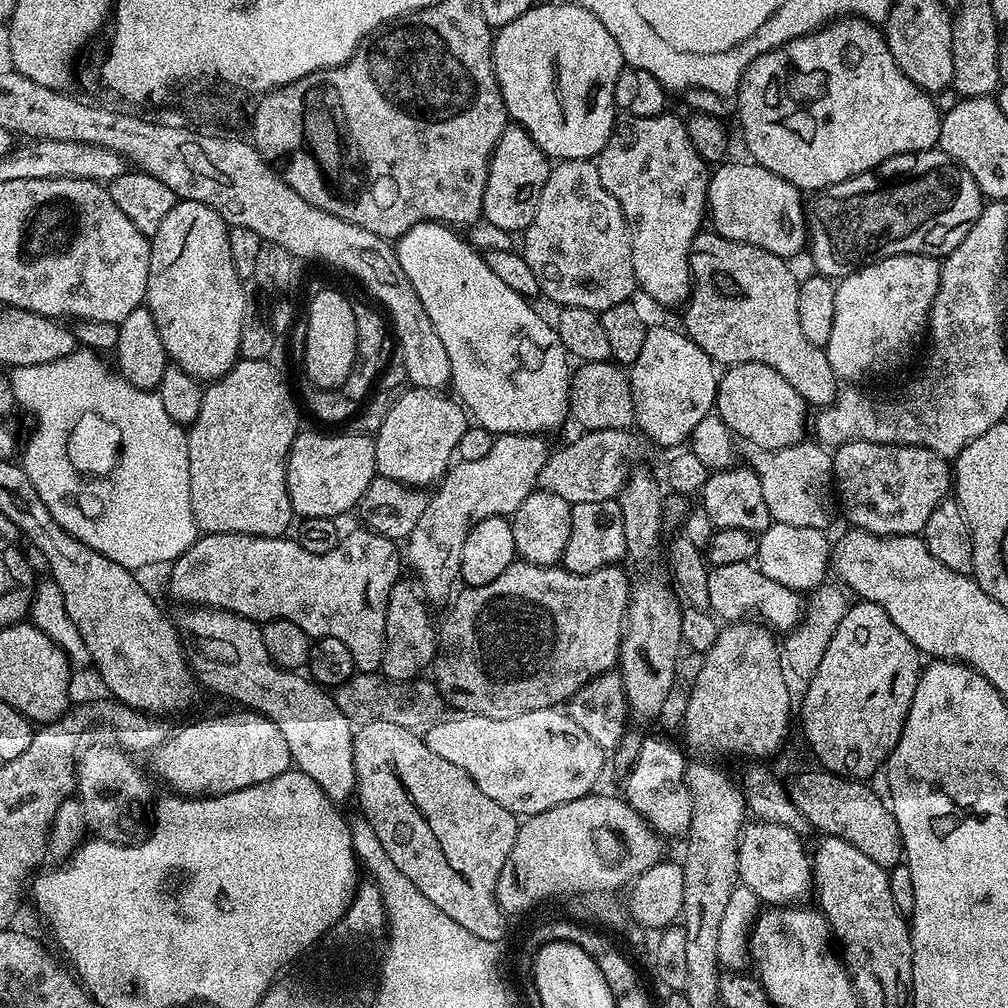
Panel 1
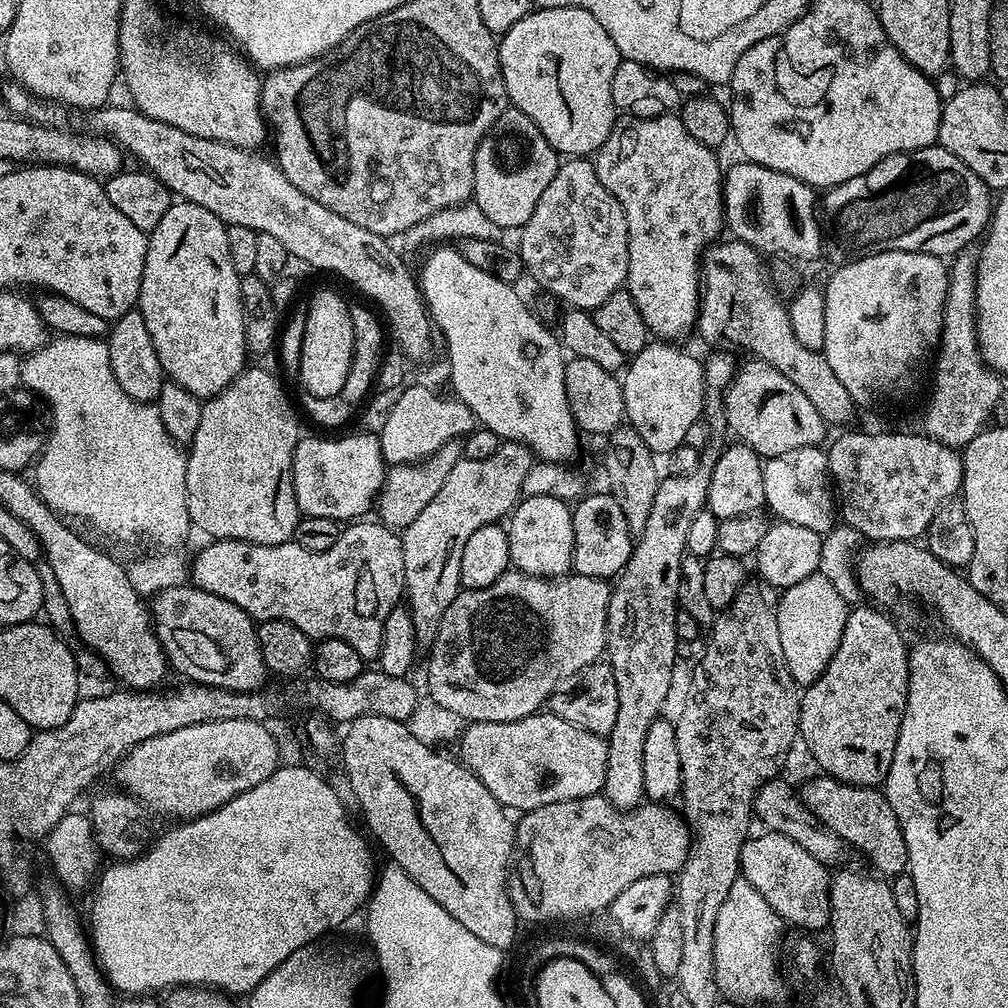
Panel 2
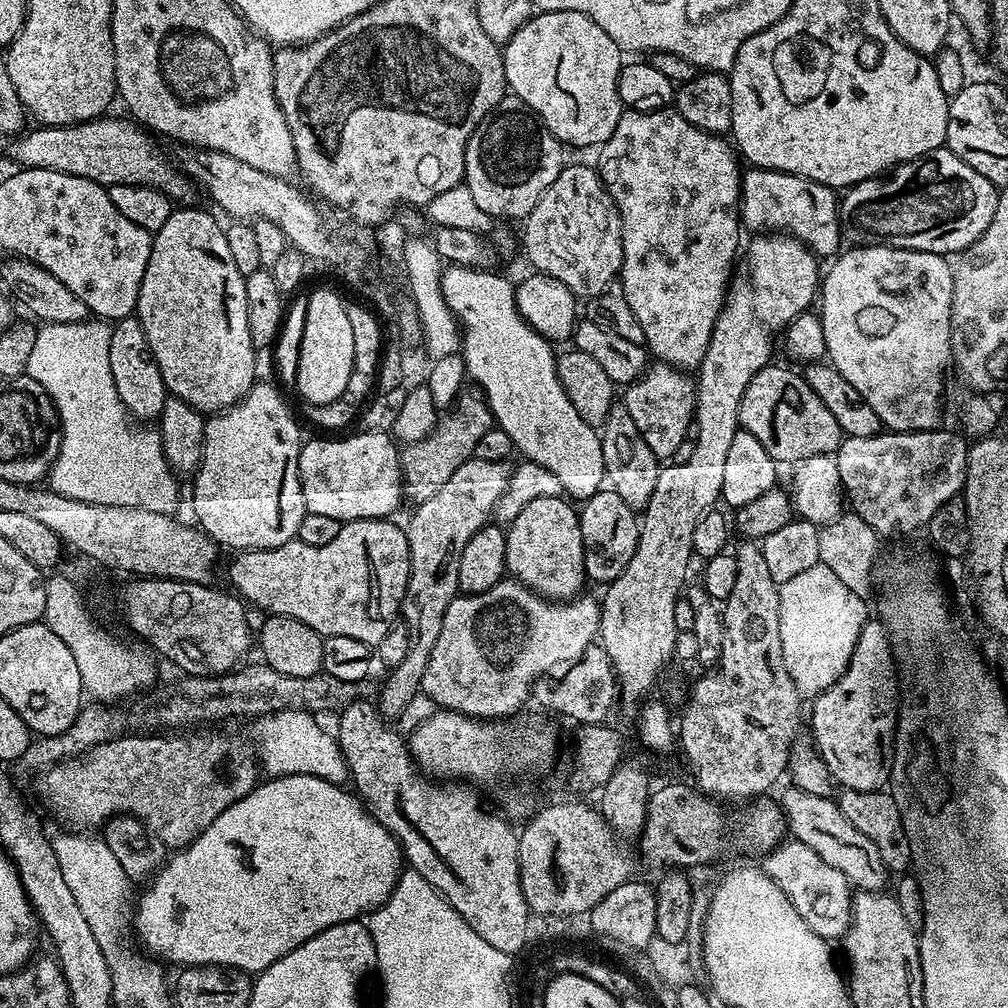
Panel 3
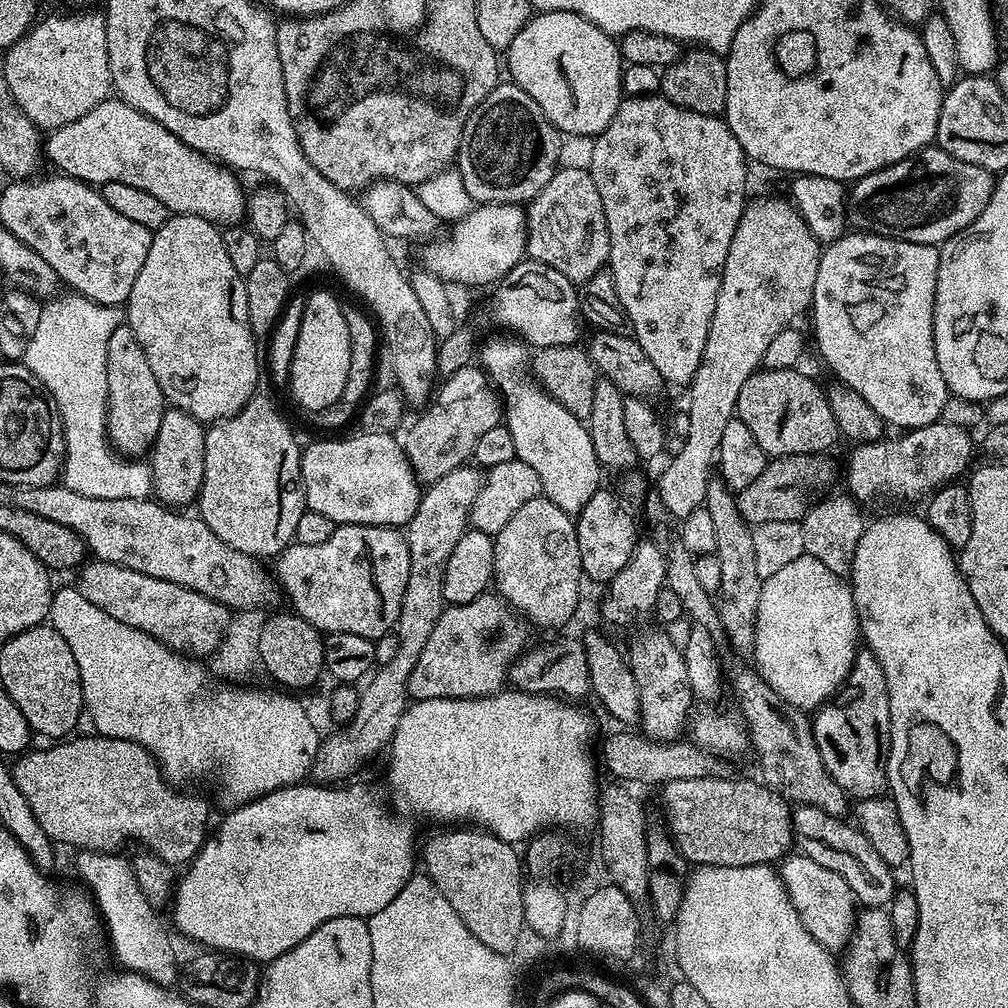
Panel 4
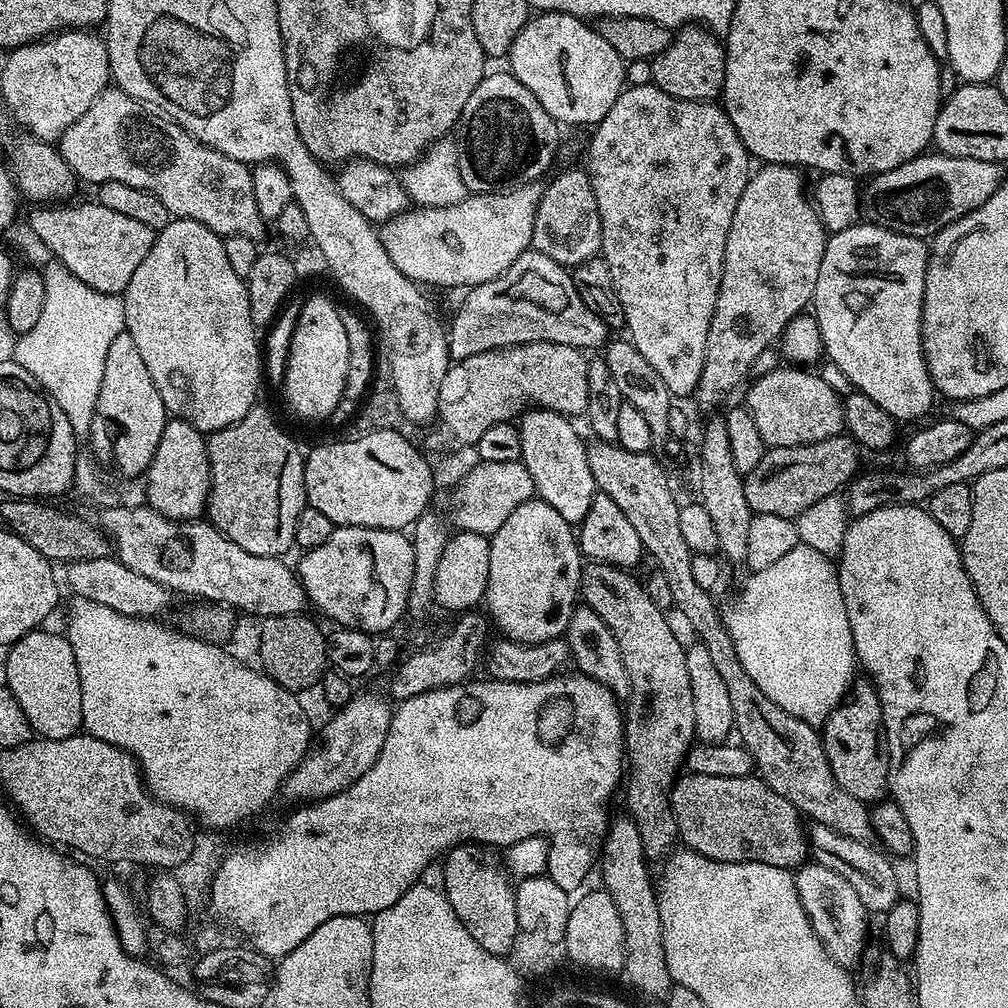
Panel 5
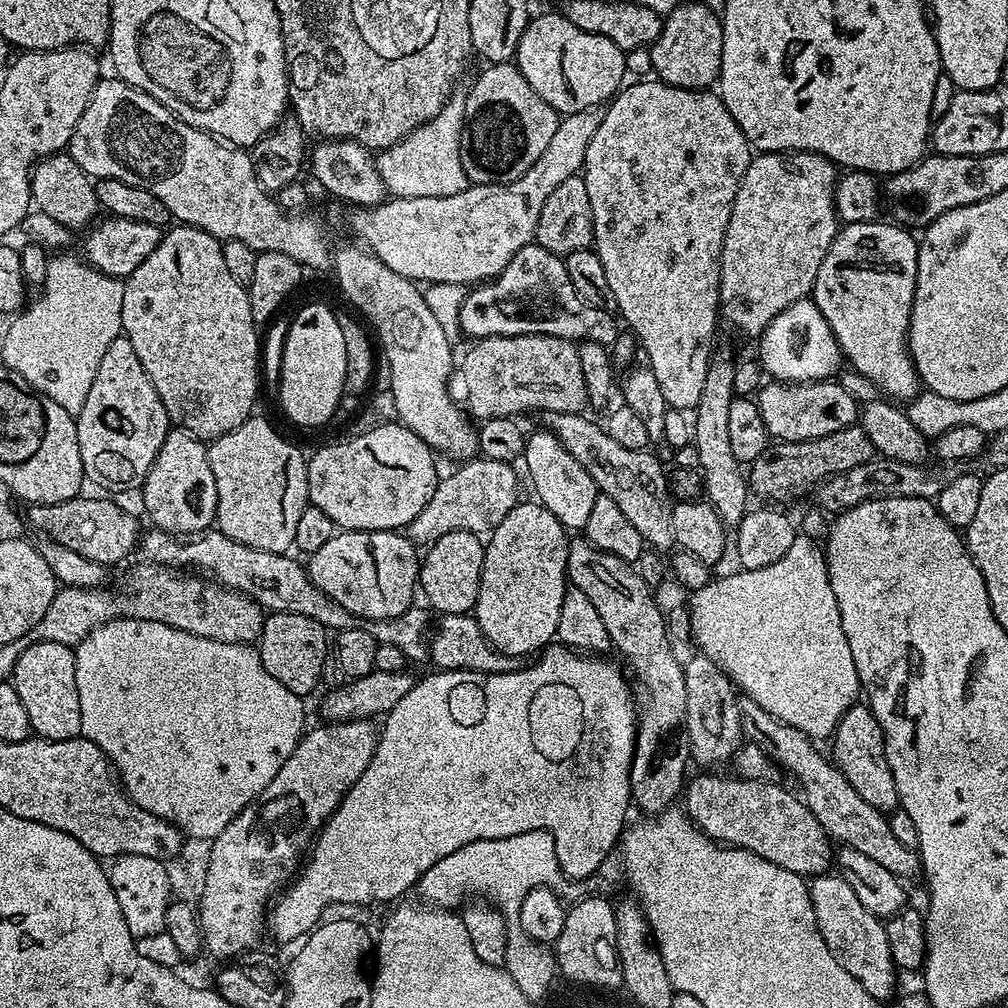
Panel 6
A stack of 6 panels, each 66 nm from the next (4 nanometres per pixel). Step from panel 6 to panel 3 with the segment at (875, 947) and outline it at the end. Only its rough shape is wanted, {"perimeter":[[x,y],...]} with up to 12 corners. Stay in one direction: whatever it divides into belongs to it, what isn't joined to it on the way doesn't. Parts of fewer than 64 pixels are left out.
{"perimeter":[[788,838],[762,871],[826,942],[849,926],[848,879]]}

